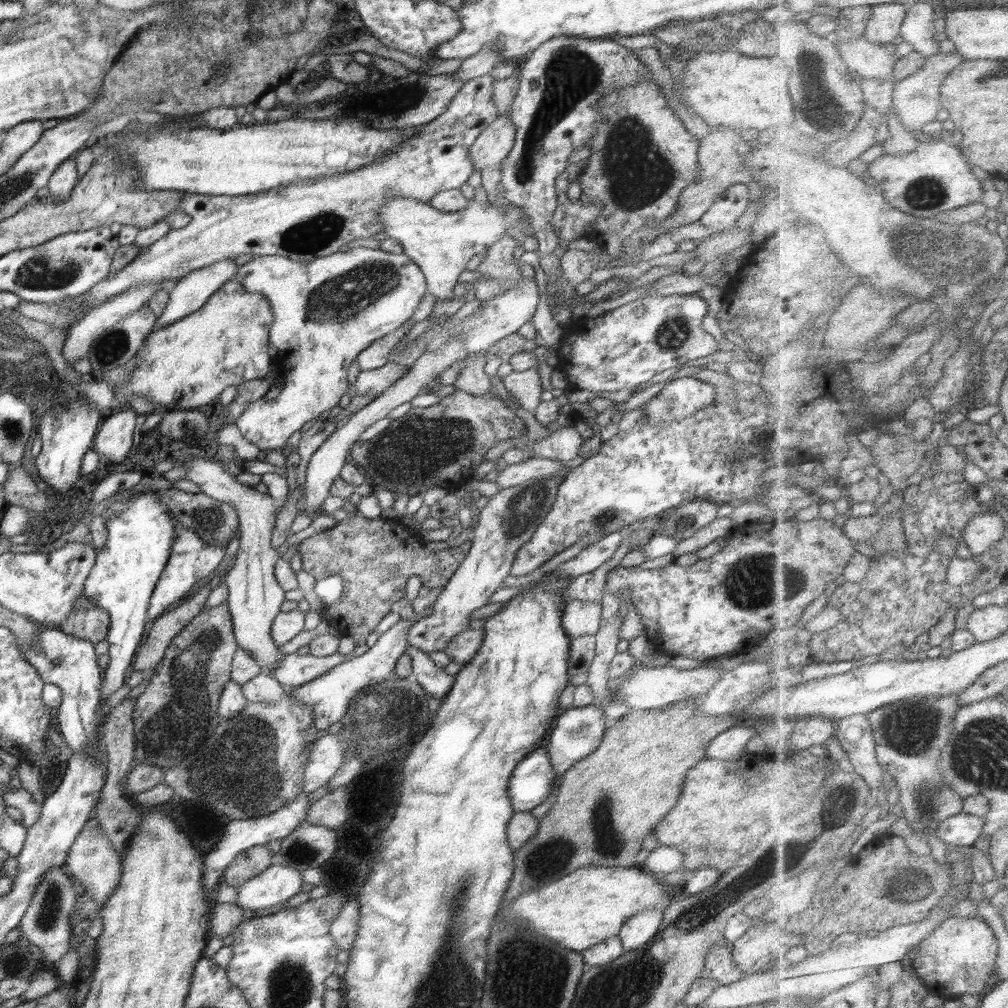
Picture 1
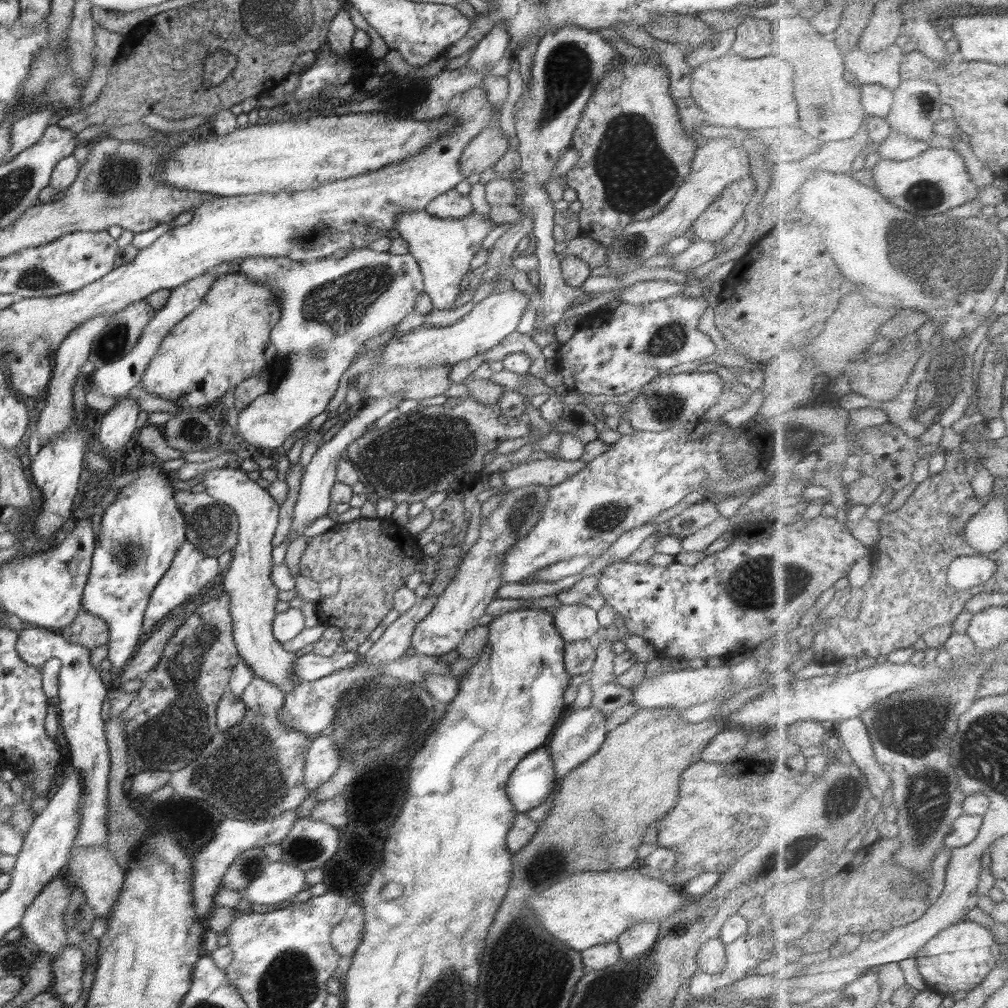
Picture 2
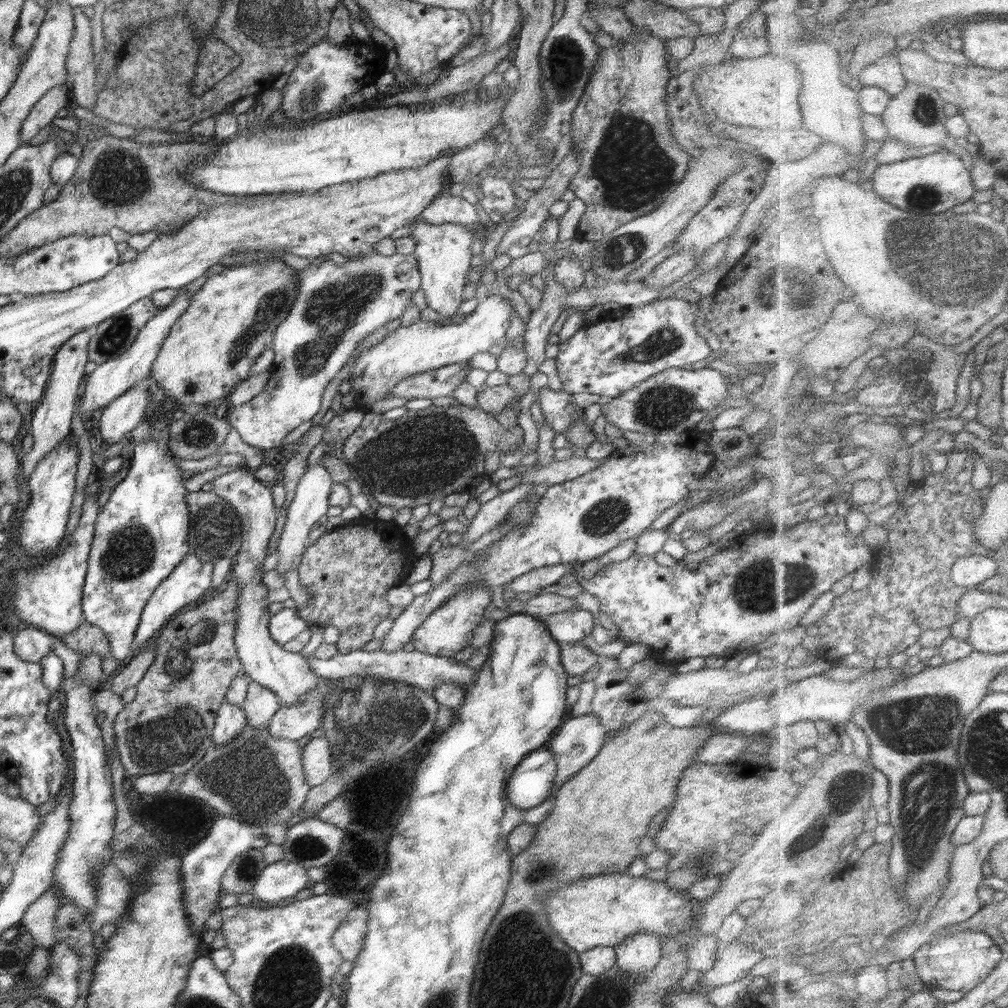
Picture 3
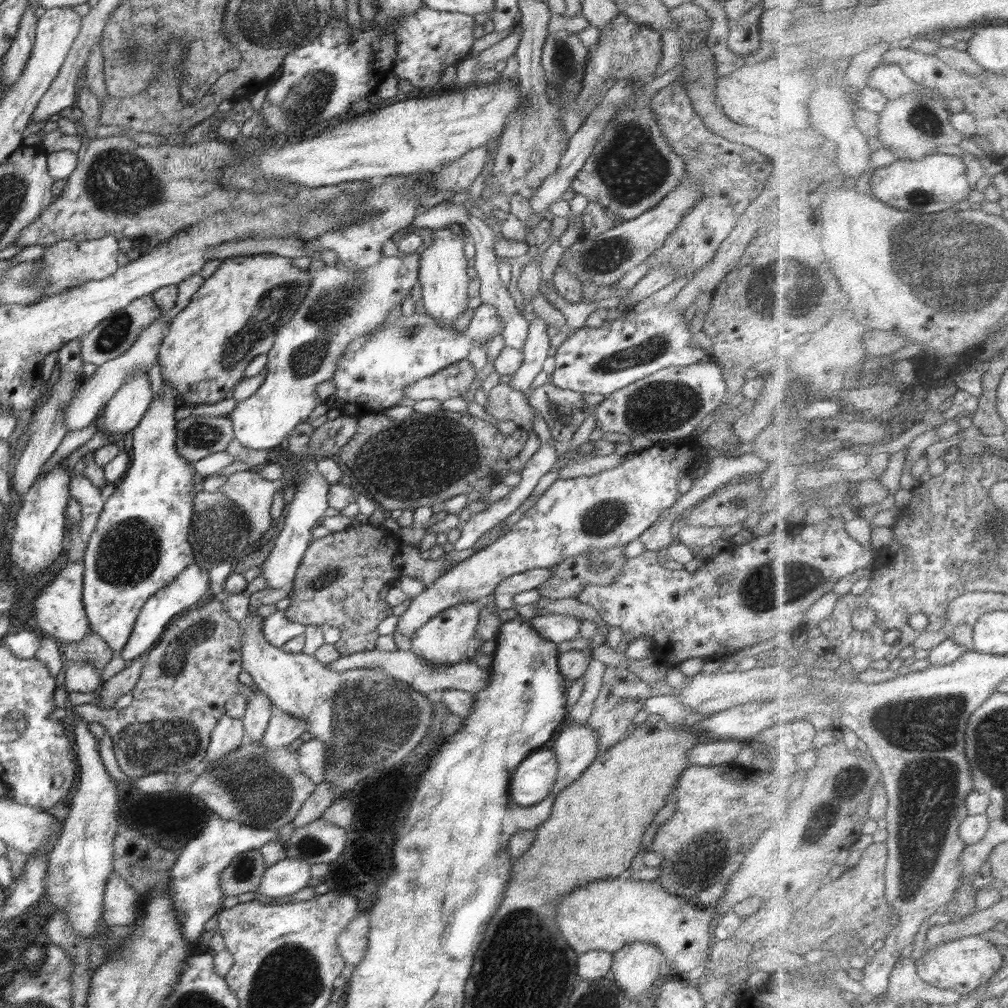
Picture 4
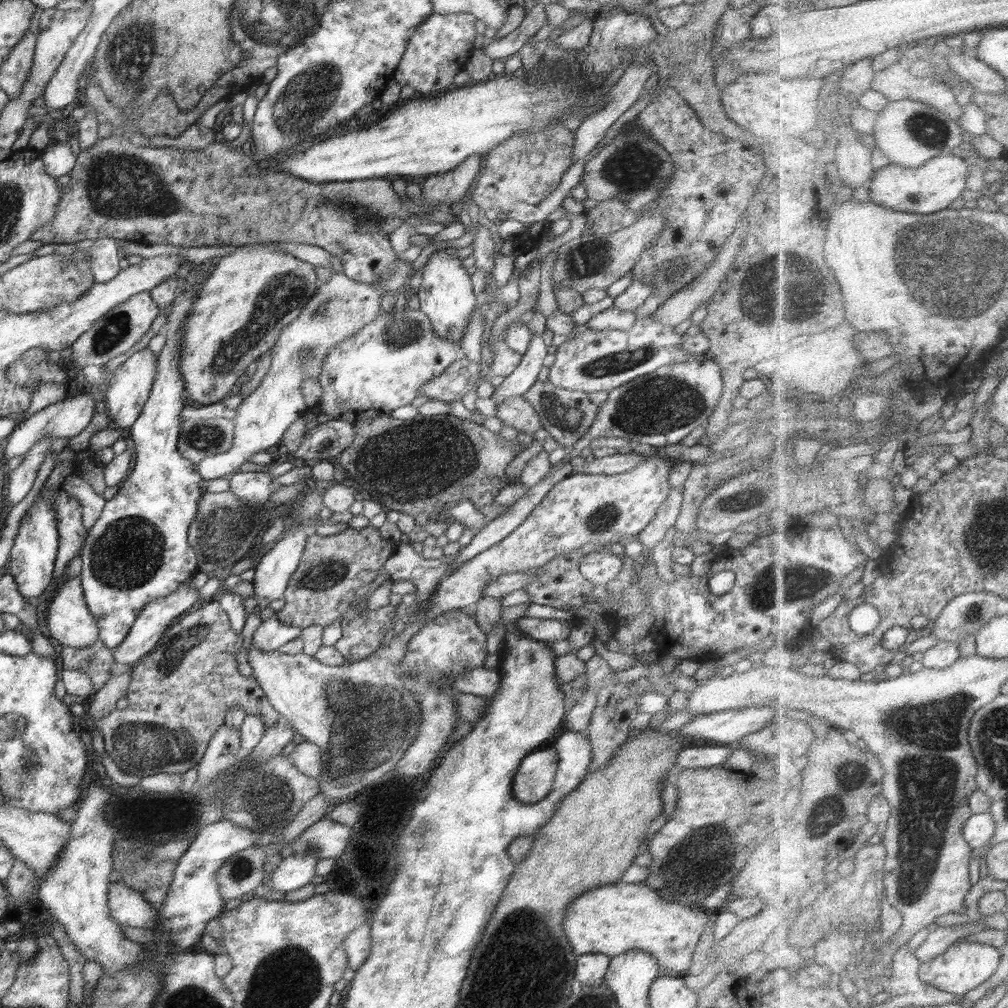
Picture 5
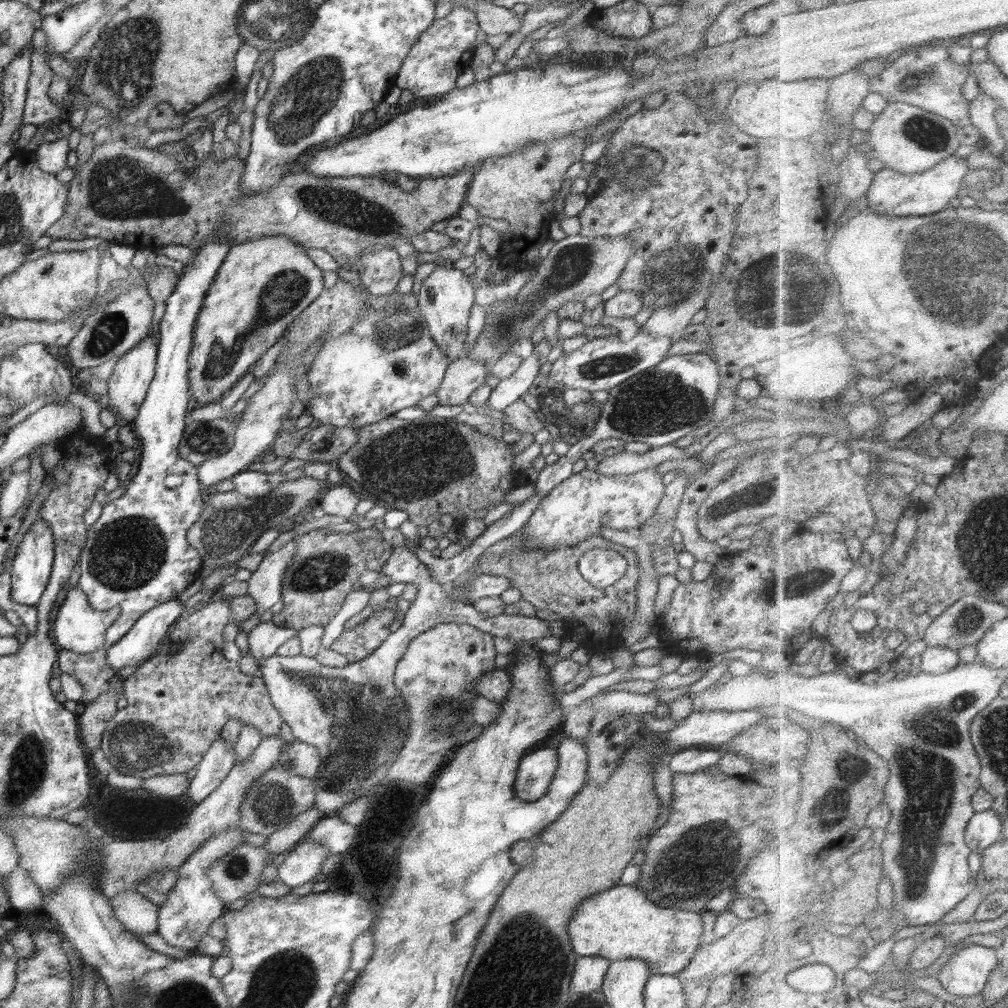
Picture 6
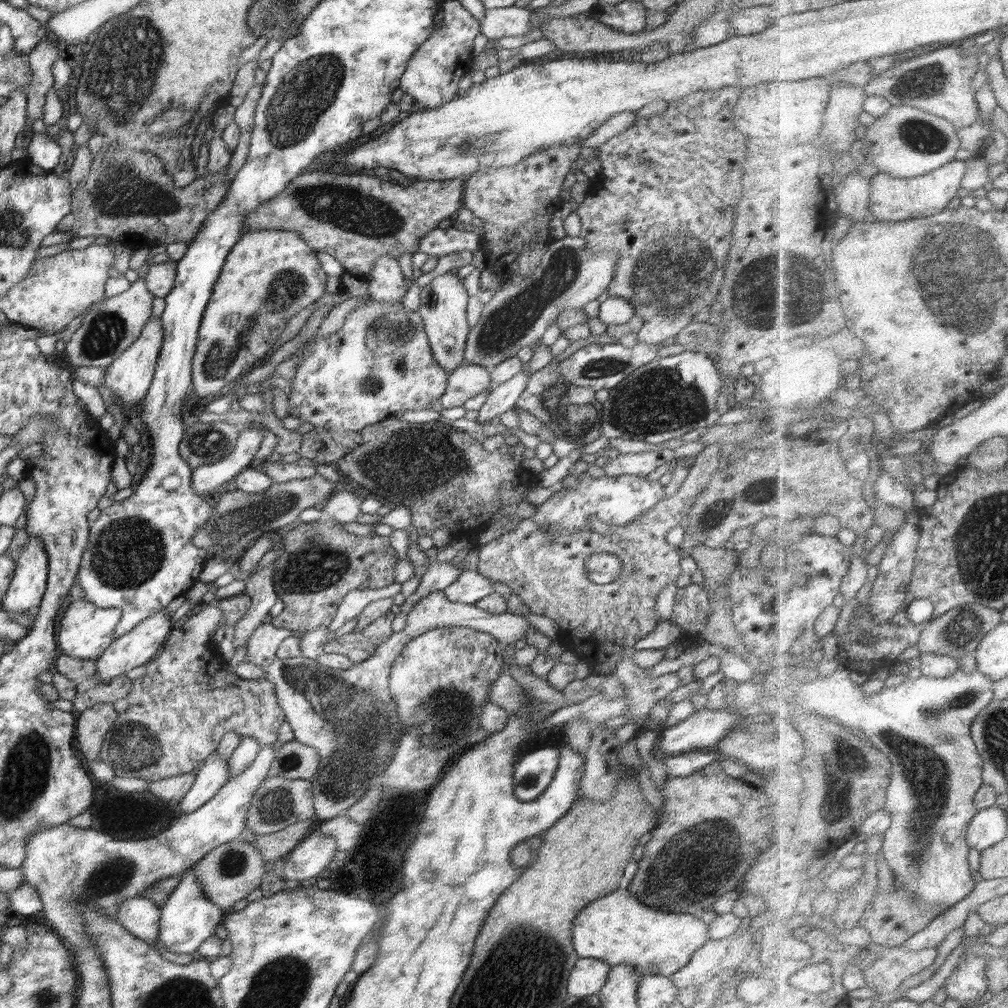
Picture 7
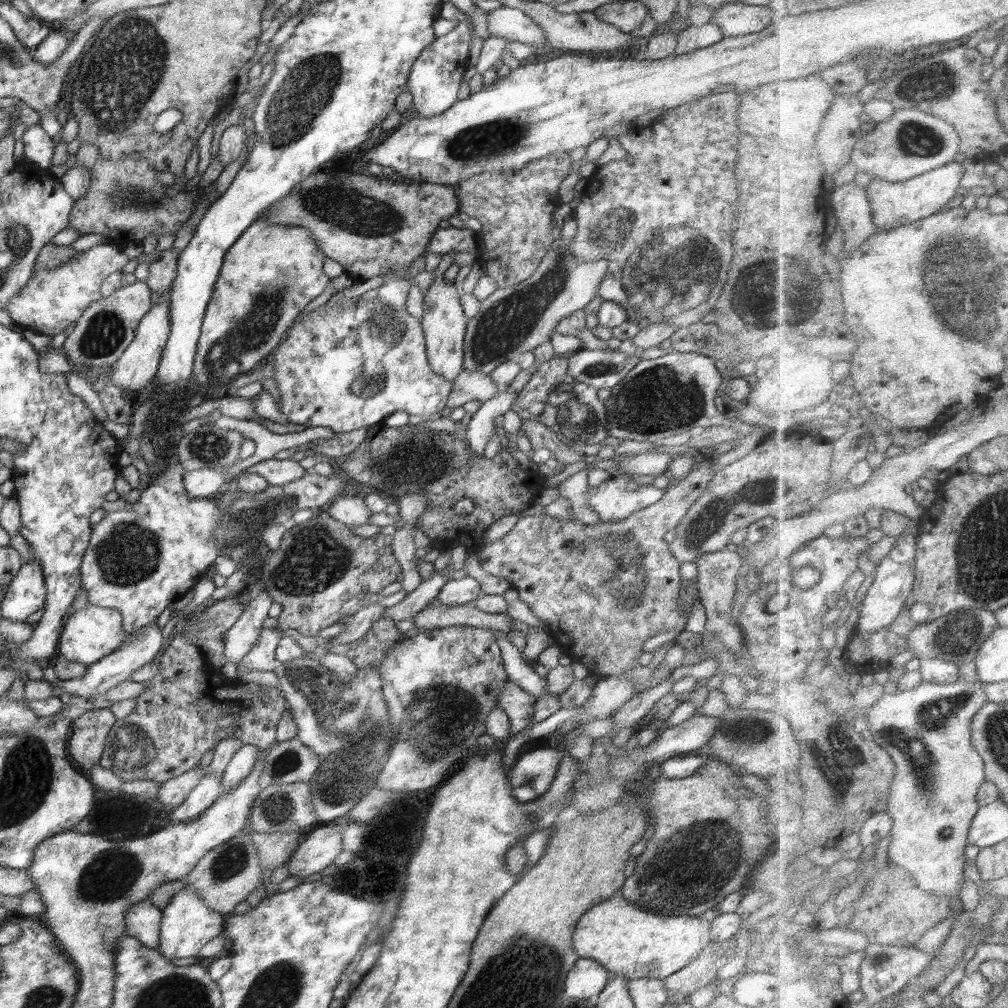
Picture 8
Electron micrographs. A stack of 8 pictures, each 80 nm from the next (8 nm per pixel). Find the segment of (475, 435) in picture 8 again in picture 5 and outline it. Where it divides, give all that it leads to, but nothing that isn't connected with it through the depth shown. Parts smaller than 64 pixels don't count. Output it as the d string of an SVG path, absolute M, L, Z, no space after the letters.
M532 335L530 346L523 354L520 364L510 376L505 377L502 384L495 388L491 400L506 400L523 394L538 381L542 372L544 357L548 354L542 335Z

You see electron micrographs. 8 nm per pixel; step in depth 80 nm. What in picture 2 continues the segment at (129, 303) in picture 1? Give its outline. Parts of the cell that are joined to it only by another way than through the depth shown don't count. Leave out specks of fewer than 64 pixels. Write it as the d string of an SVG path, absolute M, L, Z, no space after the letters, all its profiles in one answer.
M108 313L108 315L96 316L92 320L87 320L84 324L77 326L69 332L69 335L62 341L62 344L58 347L58 350L53 353L54 365L51 367L52 378L48 383L48 393L46 395L46 405L42 408L40 416L38 416L38 422L36 422L36 431L38 438L40 439L40 447L44 447L46 443L52 441L57 434L66 430L71 424L73 424L74 406L72 401L74 400L74 385L78 378L80 368L85 362L89 360L89 353L92 348L94 337L101 331L107 324L112 316L116 316L118 313Z

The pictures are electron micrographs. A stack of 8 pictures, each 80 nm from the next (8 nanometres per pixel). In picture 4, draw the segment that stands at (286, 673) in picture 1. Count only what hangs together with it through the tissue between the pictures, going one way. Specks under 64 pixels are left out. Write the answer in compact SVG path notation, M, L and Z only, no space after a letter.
M396 649L392 652L367 651L350 656L342 655L338 661L326 665L332 672L346 672L346 670L380 670L396 680L407 683L412 689L427 694L436 691L455 689L469 692L471 695L488 687L488 669L480 668L474 660L454 665L430 665L428 661L416 657L412 652Z

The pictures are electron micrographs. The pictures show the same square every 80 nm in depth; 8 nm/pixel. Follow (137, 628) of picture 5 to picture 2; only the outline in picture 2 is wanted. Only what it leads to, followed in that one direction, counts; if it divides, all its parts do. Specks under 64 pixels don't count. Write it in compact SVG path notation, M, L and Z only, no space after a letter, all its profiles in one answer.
M185 540L182 546L177 550L176 556L166 571L166 574L159 580L154 587L149 598L143 618L143 632L152 632L160 620L164 620L169 612L174 608L182 606L183 603L192 600L189 596L198 596L200 590L208 582L212 582L212 578L219 574L218 559L216 556L208 556L200 552L190 541Z

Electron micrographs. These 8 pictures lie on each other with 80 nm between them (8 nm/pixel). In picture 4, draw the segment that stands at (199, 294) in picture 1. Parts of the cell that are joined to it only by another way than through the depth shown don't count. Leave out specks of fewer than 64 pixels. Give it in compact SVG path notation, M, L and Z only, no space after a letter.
M162 316L158 320L155 320L148 328L145 328L144 332L140 336L137 336L136 342L124 354L99 366L92 376L88 378L84 377L79 392L72 397L72 400L64 411L64 422L68 431L72 432L73 430L86 428L92 421L98 418L98 412L102 410L102 406L105 406L107 400L110 400L110 397L114 396L114 393L127 381L127 378L131 374L134 374L136 371L148 372L152 368L154 362L156 362L156 354L159 352L159 344L164 336L166 336L168 326L170 325L170 322L161 322L161 318Z

